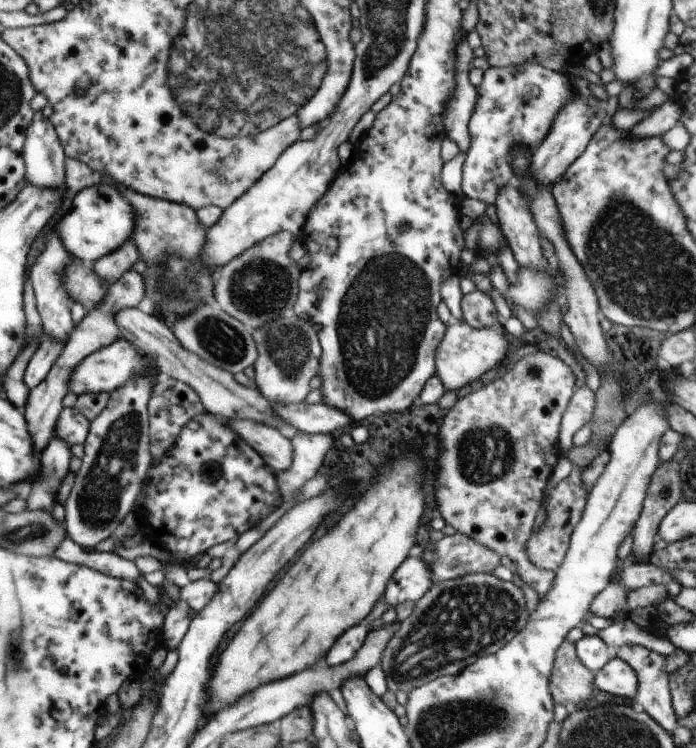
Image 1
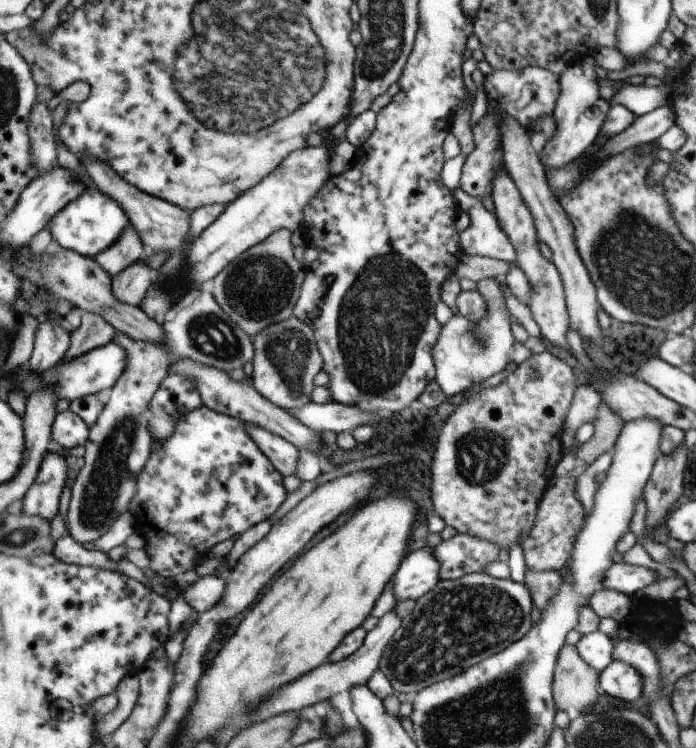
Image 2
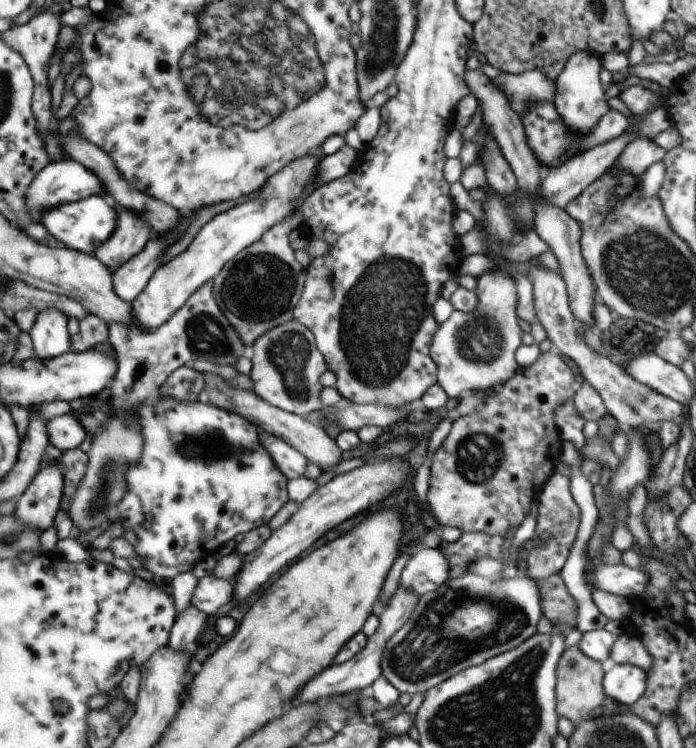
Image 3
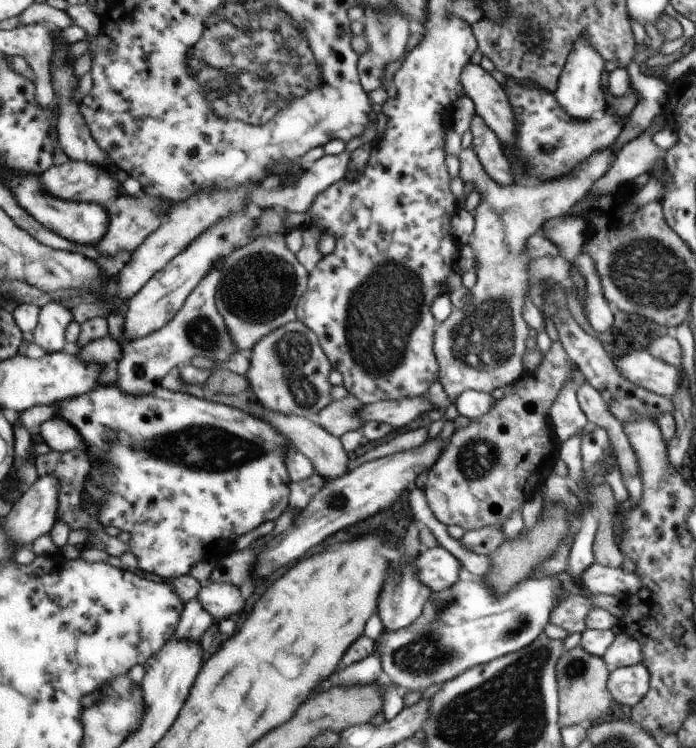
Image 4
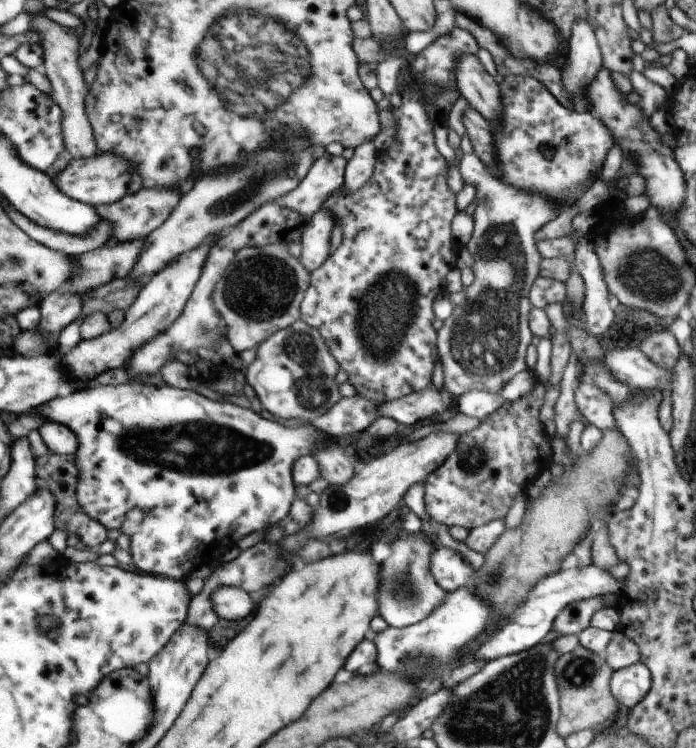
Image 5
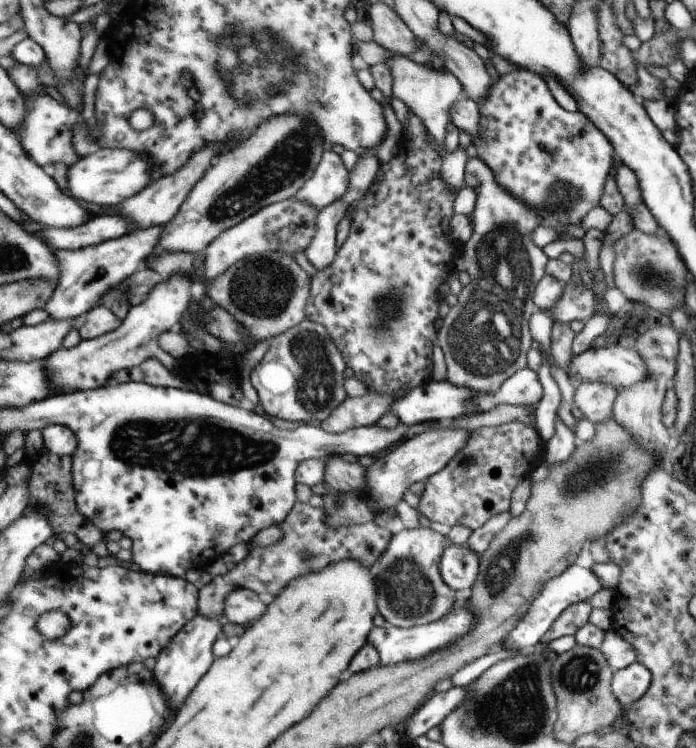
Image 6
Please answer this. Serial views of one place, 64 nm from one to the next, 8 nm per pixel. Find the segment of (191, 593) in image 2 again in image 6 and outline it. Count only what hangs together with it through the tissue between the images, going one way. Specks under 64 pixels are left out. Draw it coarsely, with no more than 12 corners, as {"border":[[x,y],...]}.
{"border":[[247,589],[229,592],[222,615],[235,624],[253,622],[265,612]]}

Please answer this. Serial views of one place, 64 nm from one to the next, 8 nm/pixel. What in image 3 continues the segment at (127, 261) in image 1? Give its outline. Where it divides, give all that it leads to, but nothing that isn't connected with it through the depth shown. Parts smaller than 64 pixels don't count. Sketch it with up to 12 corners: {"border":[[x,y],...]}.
{"border":[[117,204],[121,230],[99,256],[114,273],[145,248],[151,228],[137,212]]}

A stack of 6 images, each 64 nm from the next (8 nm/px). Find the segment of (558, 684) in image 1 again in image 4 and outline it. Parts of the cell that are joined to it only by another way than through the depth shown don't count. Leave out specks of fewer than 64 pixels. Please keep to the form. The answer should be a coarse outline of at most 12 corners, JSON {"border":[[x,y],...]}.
{"border":[[577,646],[561,654],[561,727],[609,712],[607,668]]}

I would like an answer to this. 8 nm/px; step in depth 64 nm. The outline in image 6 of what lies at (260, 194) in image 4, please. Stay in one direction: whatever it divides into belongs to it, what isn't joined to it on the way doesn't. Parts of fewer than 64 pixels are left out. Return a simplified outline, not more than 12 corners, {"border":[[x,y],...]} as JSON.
{"border":[[324,152],[293,198],[321,209],[343,196],[349,176]]}

